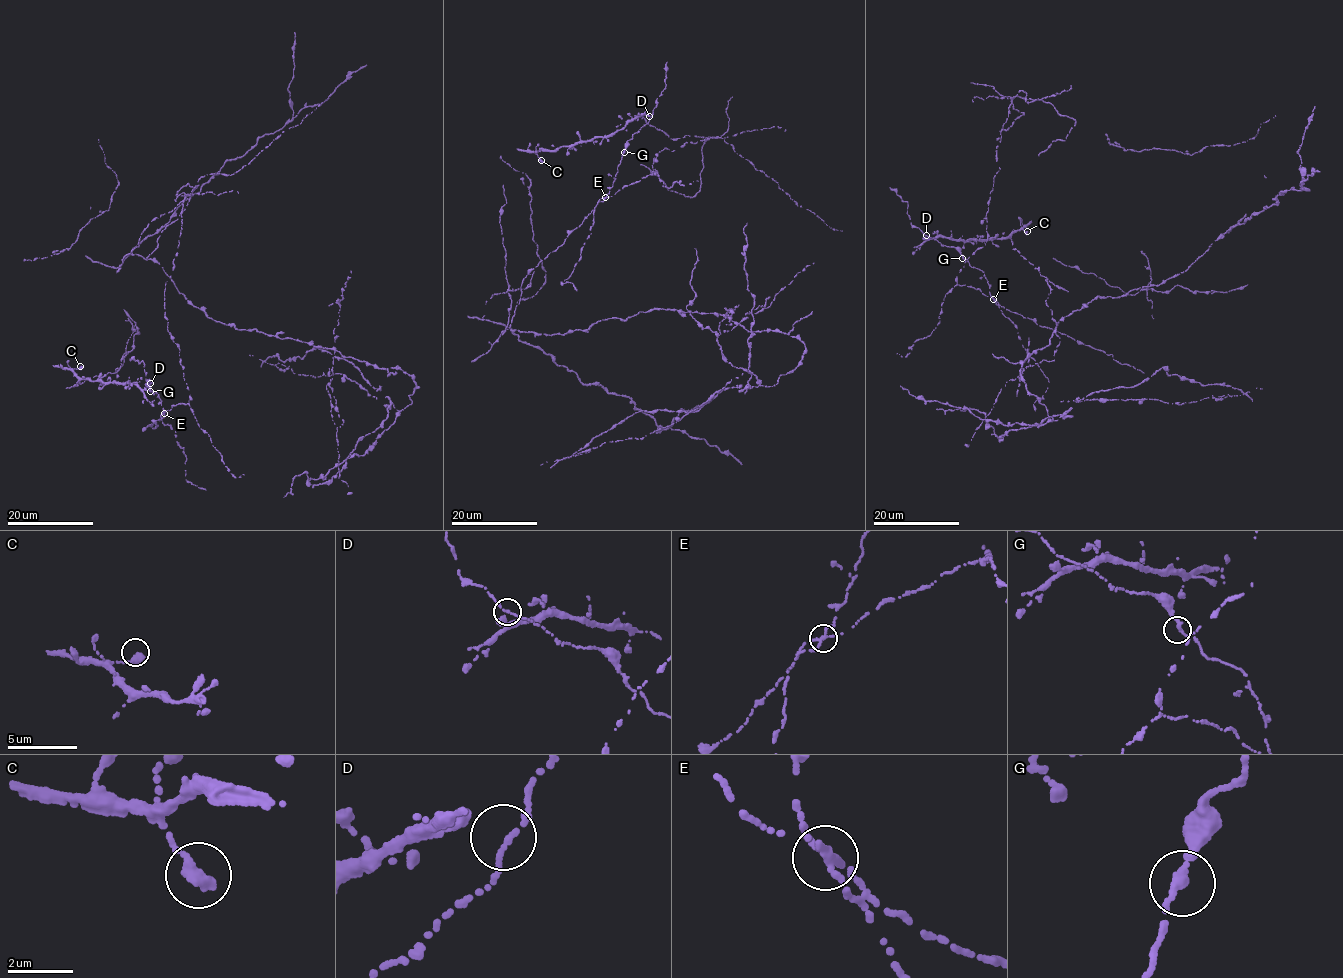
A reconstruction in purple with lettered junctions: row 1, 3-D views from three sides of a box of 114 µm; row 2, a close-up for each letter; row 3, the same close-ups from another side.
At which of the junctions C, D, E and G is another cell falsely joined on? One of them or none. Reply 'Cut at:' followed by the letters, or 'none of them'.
Cut at: E

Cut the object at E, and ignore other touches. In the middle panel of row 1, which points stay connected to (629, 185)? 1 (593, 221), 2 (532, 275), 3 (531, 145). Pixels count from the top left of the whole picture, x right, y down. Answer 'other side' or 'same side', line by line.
1: other side
2: same side
3: other side

